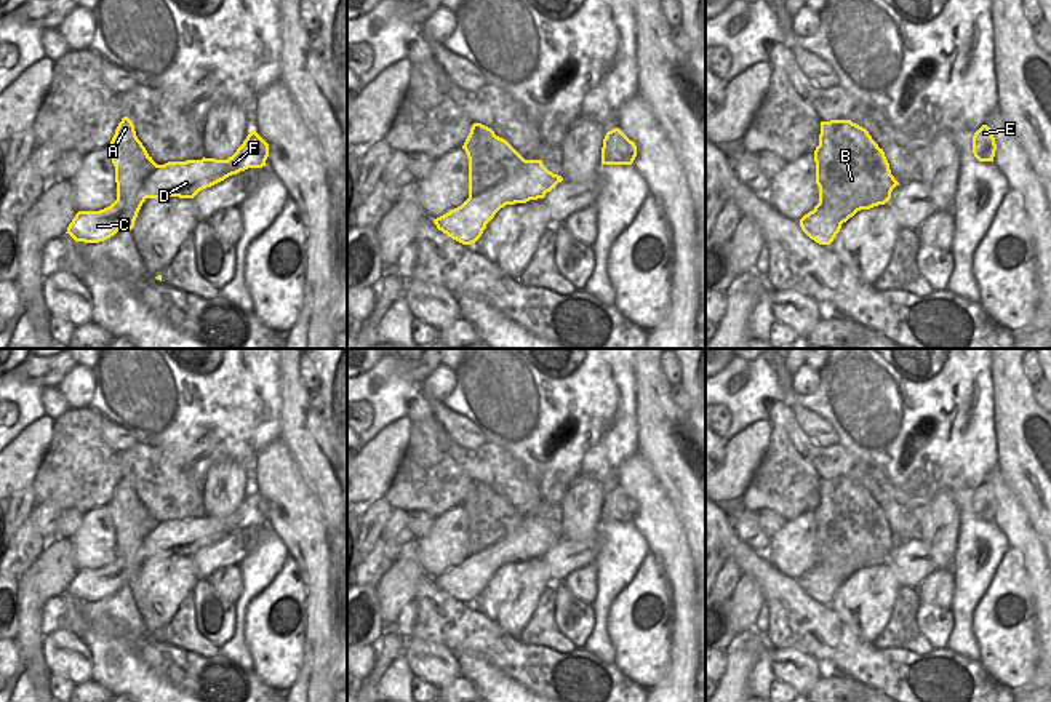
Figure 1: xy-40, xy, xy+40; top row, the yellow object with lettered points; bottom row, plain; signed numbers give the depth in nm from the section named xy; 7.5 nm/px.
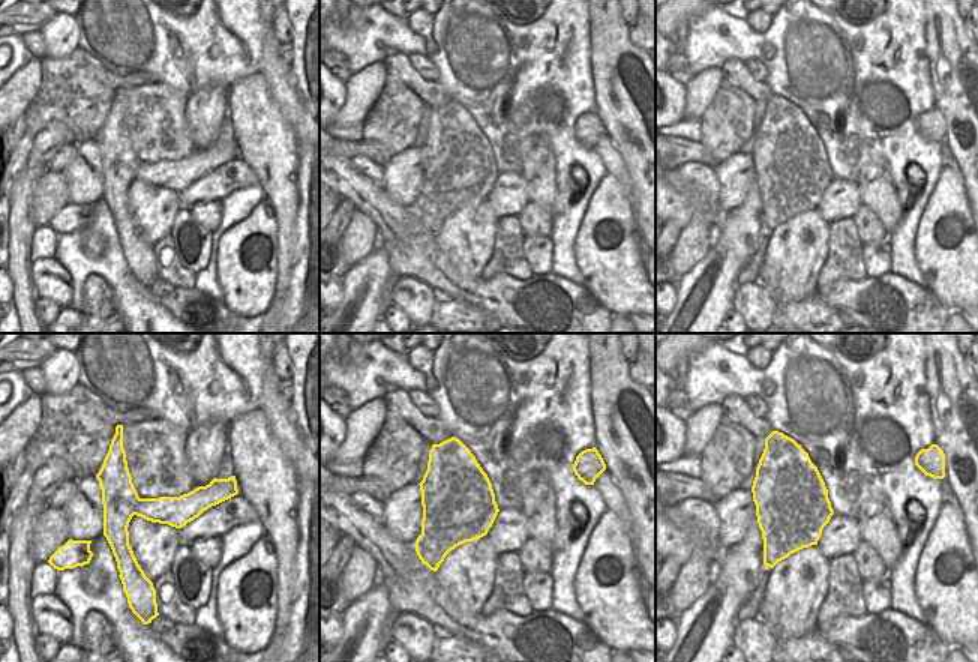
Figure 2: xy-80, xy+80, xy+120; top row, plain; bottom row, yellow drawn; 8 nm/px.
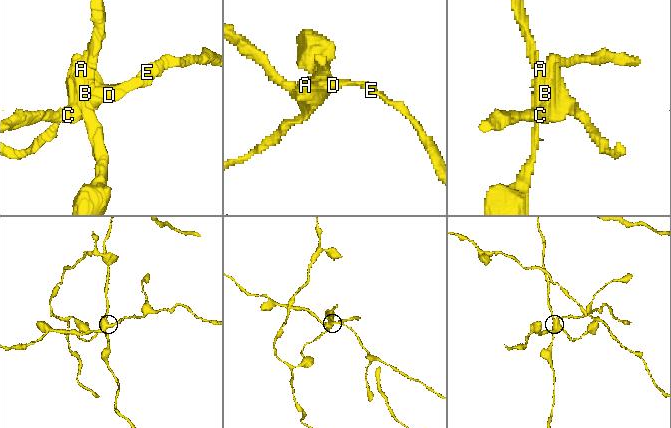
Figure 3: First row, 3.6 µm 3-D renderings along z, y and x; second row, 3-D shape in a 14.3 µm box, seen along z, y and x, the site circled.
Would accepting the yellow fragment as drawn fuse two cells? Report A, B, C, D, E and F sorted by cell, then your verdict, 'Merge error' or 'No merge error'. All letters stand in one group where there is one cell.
Groups: A / B C D E F. Merge error.

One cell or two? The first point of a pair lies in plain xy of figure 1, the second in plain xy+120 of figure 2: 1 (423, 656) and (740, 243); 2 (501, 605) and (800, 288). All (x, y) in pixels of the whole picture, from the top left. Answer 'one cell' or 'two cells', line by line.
1: two cells
2: one cell

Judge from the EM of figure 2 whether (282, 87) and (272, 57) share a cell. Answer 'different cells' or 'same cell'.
same cell

